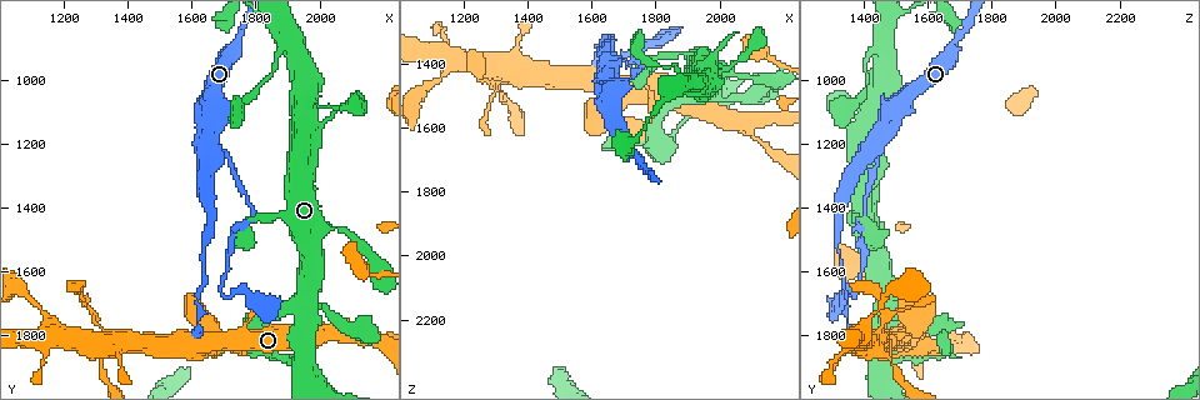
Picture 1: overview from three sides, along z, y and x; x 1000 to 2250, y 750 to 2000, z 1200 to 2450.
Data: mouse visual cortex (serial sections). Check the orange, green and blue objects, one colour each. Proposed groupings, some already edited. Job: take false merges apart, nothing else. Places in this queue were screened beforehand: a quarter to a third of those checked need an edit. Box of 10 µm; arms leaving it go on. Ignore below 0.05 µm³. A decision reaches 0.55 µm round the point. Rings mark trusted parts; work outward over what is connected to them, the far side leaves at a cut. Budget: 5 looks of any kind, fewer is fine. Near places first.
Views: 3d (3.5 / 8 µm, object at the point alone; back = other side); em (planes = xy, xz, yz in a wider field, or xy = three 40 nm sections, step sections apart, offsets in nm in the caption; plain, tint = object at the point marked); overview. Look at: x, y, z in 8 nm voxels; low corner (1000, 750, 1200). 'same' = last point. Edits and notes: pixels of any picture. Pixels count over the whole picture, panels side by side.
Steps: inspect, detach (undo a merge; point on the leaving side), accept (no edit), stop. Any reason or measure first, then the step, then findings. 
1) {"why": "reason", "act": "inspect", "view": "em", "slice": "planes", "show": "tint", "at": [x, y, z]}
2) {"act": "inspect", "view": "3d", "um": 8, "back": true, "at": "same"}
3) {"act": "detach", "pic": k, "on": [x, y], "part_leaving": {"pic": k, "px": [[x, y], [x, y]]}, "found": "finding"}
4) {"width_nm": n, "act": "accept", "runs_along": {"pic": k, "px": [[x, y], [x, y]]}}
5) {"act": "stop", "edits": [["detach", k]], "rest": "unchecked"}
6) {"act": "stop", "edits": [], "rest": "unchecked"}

{"act": "inspect", "view": "em", "slice": "planes", "show": "tint", "at": [1650, 1200, 1450]}

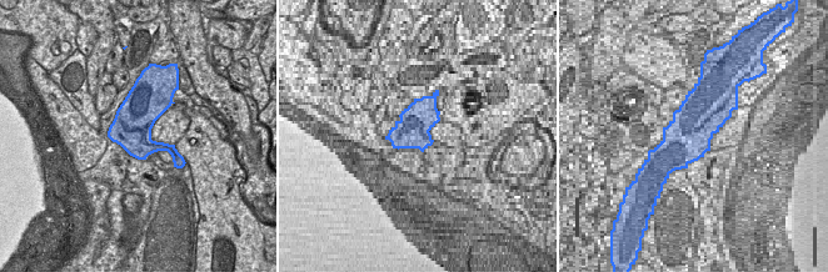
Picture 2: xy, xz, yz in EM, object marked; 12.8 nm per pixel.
{"act": "inspect", "view": "3d", "um": 3.5, "back": true, "at": "same"}

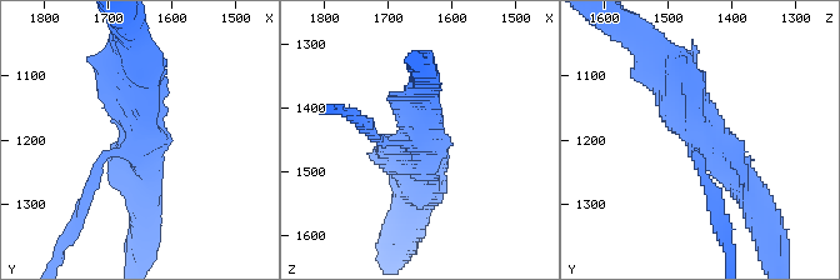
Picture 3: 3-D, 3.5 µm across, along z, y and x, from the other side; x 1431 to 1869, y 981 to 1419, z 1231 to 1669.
{"width_nm": 500, "act": "accept", "runs_along": {"pic": 3, "px": [[660, 61], [698, 134], [753, 199]]}, "found": "continuous, no second cell"}

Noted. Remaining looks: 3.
{"why": "sharp bend", "act": "inspect", "view": "3d", "um": 3.5, "at": [1780, 1440, 1400]}

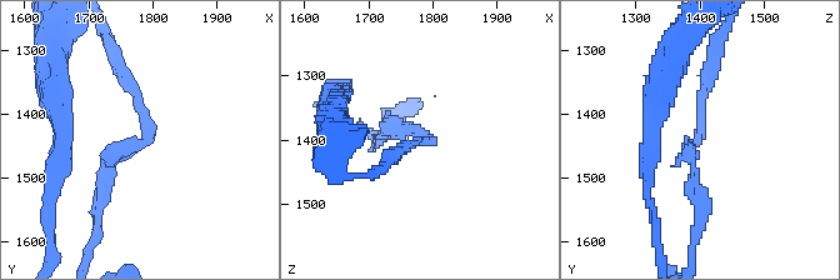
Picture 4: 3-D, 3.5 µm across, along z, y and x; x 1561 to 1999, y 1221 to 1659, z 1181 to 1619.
{"act": "inspect", "view": "em", "slice": "xy", "step": 5, "show": "tint", "at": [1790, 1440, 1400]}

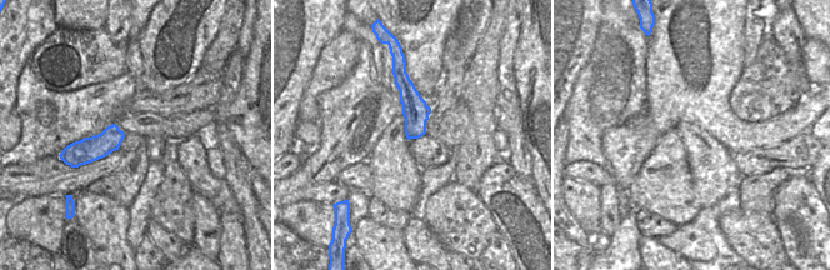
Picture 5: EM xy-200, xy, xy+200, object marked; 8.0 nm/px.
{"why": "cut it another way", "act": "inspect", "view": "em", "slice": "planes", "show": "tint", "at": "same"}

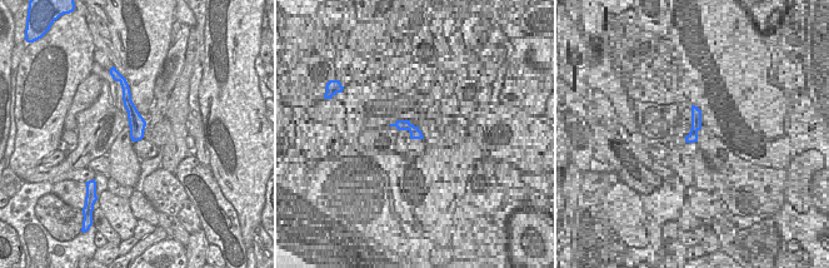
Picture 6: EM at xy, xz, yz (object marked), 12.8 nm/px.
{"act": "accept", "found": "all the same cell"}

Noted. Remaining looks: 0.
{"act": "stop", "edits": [], "rest": "unchecked"}

